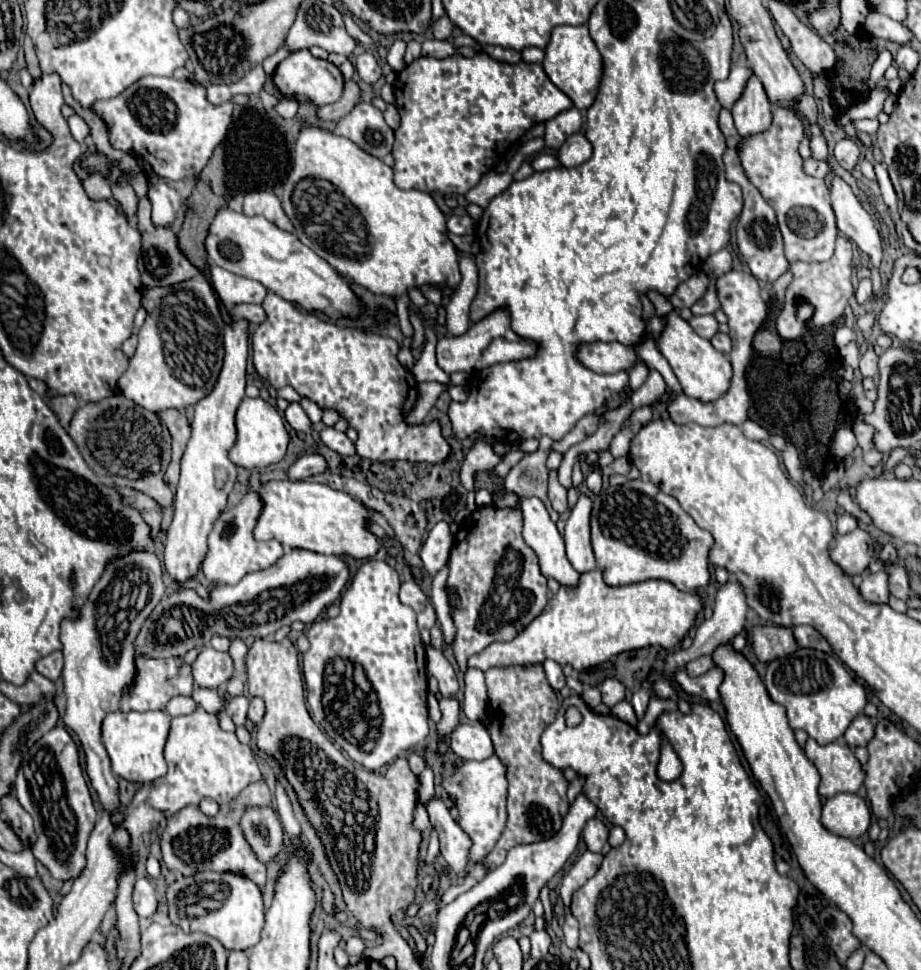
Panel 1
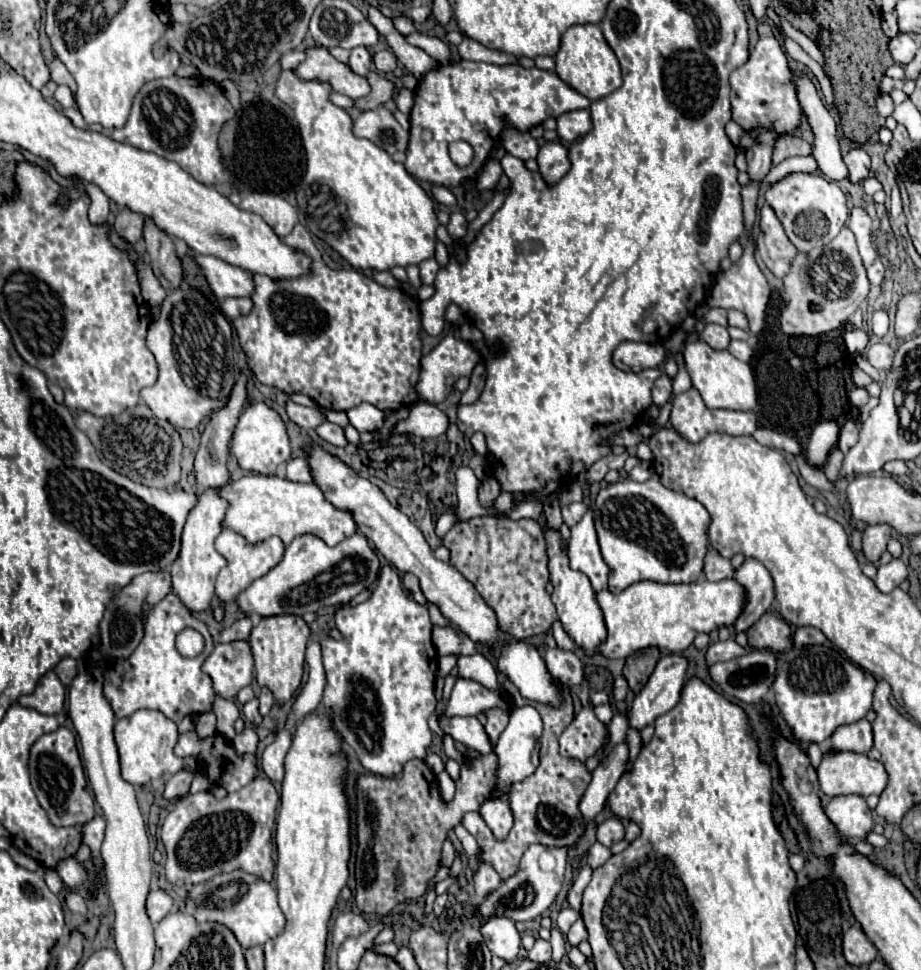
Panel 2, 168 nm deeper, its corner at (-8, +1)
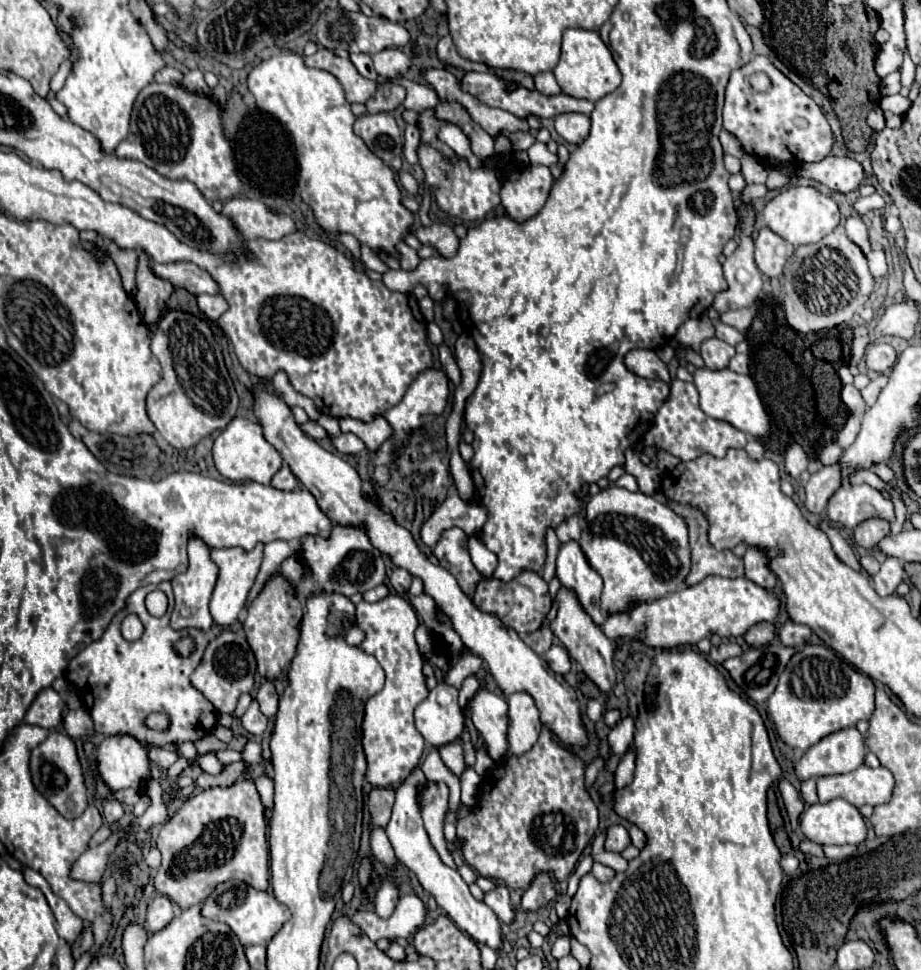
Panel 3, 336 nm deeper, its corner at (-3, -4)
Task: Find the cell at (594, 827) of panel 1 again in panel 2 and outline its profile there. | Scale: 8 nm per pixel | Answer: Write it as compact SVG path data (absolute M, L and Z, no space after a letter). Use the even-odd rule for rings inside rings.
M608 818L598 826L598 842L604 846L612 846L624 838L624 826L618 818Z

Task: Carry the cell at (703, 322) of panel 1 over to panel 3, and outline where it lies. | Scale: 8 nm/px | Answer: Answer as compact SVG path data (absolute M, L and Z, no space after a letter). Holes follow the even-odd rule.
M711 337L711 339L705 339L701 343L701 357L705 361L705 367L709 369L723 369L727 367L729 359L733 357L735 353L735 347L717 339L717 337Z

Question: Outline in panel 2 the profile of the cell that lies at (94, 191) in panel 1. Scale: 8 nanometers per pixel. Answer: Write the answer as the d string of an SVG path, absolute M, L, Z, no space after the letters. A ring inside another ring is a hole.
M94 184L86 186L86 192L90 196L90 210L88 210L88 218L92 224L100 226L106 222L108 218L108 196L102 194L100 188Z

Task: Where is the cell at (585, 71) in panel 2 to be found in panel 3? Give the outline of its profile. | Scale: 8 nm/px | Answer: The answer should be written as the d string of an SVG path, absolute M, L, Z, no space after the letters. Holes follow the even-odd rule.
M567 29L563 33L561 57L559 57L557 67L553 69L553 75L563 93L577 99L587 99L591 103L609 95L621 83L621 73L619 73L617 63L613 61L611 51L601 41L597 31L587 31L587 29Z

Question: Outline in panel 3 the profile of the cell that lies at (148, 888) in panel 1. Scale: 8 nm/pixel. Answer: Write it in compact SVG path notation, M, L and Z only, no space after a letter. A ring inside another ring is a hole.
M155 897L147 907L145 927L149 933L163 929L173 919L173 905L167 897Z

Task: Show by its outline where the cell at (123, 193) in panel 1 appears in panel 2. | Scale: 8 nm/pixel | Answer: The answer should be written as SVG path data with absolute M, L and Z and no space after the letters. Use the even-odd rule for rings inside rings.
M120 210L120 214L116 216L116 222L114 222L114 230L122 238L126 238L132 246L136 246L140 242L142 226L144 226L144 218L130 210Z

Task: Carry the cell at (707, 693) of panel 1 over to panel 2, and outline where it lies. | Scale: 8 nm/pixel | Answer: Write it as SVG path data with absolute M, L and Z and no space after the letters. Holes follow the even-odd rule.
M752 650L728 662L710 666L712 680L730 698L760 704L768 694L778 670L778 658L770 650Z

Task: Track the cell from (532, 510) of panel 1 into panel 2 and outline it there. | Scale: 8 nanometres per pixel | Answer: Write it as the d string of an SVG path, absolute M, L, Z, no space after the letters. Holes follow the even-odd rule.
M544 528L544 538L546 538L546 544L548 544L548 558L550 558L548 570L550 570L550 580L554 584L552 602L556 604L558 620L562 622L564 632L576 642L576 646L582 648L588 656L594 656L598 652L598 646L606 638L606 624L604 624L602 610L600 610L600 606L596 602L594 590L590 588L590 580L586 580L586 574L576 572L576 570L572 570L568 566L568 556L562 550L560 532Z

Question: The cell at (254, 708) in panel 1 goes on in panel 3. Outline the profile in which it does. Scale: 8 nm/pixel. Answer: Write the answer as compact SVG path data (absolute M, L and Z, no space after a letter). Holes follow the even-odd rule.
M265 681L265 683L259 687L259 691L257 691L257 697L255 697L255 699L259 701L261 713L263 713L265 717L275 717L279 699L277 699L277 691L275 691L273 681Z

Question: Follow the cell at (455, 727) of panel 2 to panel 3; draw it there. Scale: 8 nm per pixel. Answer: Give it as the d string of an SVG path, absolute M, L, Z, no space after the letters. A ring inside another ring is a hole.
M443 681L415 709L415 725L433 747L447 745L463 735L465 719L457 703L457 689Z

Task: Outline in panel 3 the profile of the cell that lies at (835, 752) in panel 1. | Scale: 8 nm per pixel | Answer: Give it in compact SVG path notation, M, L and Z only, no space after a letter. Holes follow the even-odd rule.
M867 765L857 767L843 775L825 775L817 779L817 795L821 803L831 799L847 799L851 805L881 805L887 803L893 793L893 775L885 767L871 769Z

